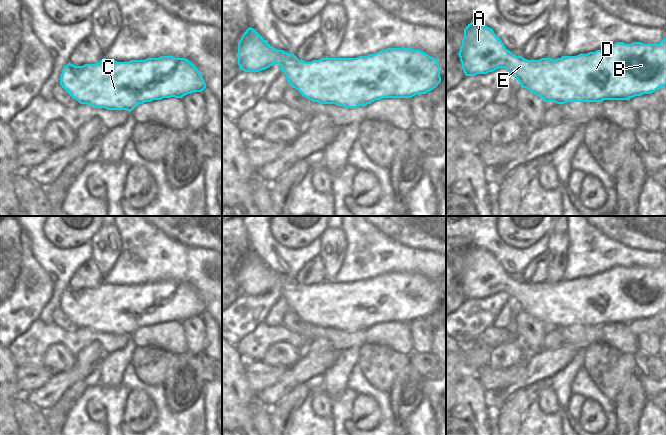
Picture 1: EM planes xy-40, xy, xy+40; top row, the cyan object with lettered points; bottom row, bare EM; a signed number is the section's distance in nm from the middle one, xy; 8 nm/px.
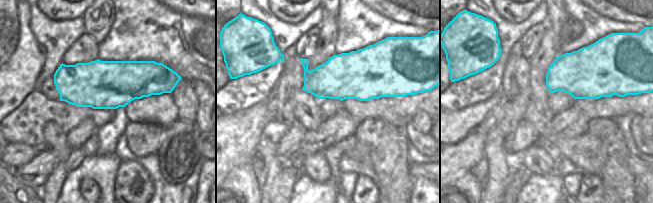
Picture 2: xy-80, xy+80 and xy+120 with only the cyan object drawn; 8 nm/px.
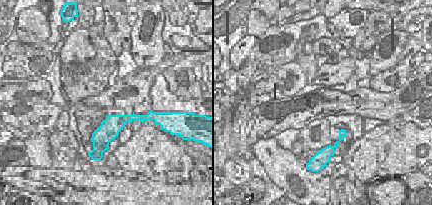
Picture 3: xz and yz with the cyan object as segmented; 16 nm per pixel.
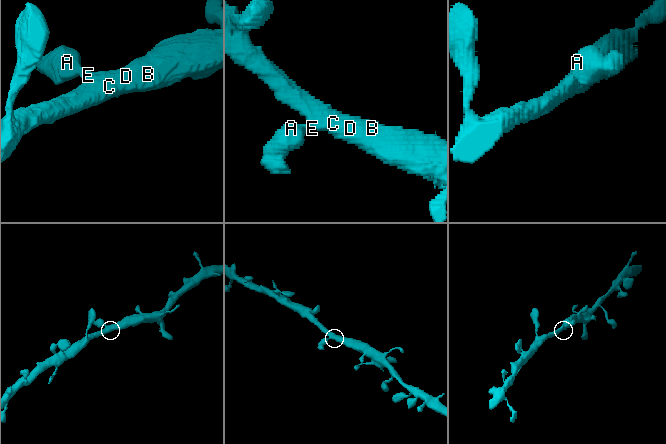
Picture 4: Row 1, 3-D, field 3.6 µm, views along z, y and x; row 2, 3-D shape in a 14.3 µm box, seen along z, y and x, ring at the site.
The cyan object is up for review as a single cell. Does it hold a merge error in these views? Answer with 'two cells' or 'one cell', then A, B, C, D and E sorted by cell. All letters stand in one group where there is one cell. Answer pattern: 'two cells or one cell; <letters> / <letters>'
one cell; A B C D E

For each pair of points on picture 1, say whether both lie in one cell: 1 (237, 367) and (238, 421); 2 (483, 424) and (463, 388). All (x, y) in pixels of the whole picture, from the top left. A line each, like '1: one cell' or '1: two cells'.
1: one cell
2: one cell

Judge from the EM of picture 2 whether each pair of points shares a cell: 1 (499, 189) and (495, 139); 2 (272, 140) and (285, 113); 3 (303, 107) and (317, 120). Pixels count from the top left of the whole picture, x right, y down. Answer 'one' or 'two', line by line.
1: one
2: two
3: one

